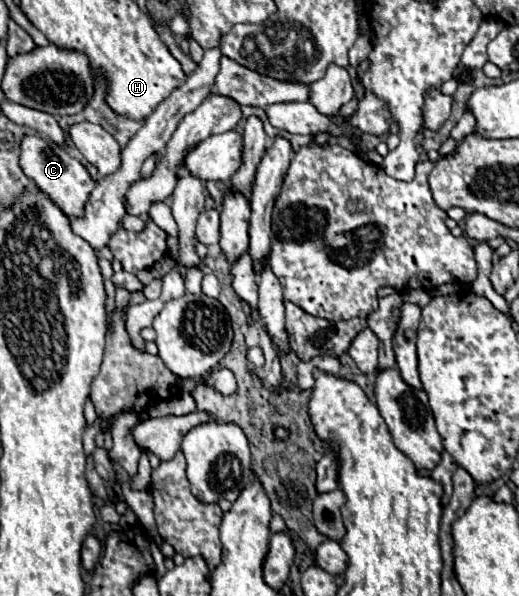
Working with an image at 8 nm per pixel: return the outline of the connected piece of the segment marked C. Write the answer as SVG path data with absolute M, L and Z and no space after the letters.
M25 134L21 140L21 156L19 156L19 166L23 174L37 184L37 188L47 194L53 204L57 204L67 216L83 216L83 206L95 188L95 180L89 176L85 166L71 158L67 150L59 148L55 142L45 140L37 134Z

